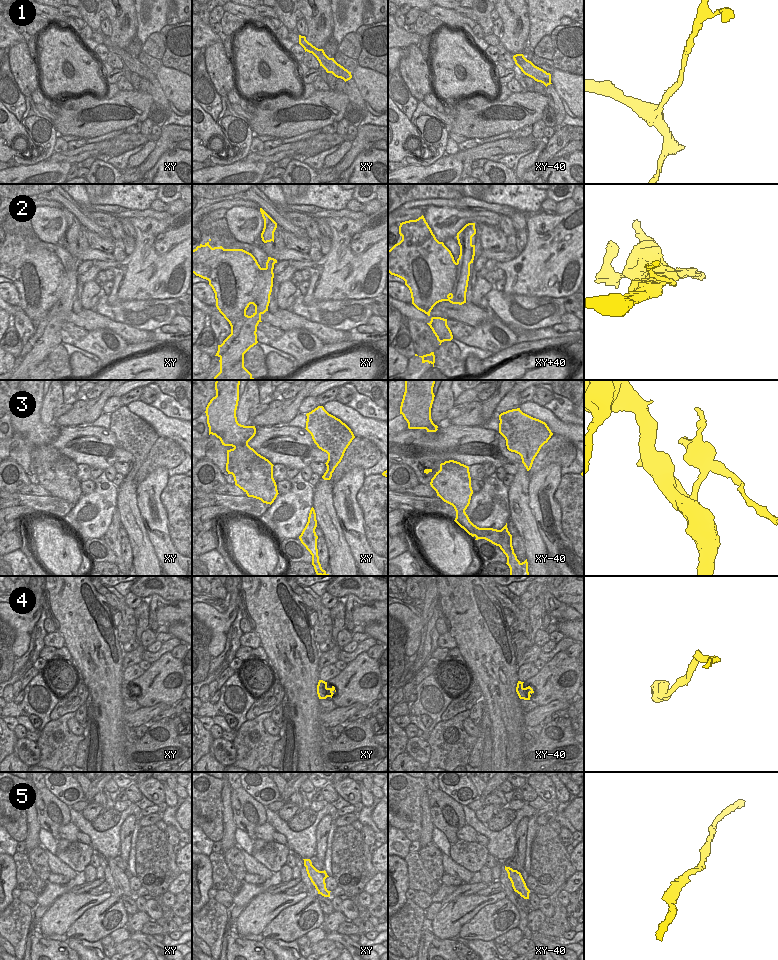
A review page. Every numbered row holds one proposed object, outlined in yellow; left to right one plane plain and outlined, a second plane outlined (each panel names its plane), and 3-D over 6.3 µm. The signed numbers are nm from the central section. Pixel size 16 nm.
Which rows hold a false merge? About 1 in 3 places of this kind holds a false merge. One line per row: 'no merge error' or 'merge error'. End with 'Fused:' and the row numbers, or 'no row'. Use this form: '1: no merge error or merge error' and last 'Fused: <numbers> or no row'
1: no merge error
2: merge error
3: merge error
4: no merge error
5: no merge error
Fused: 2, 3

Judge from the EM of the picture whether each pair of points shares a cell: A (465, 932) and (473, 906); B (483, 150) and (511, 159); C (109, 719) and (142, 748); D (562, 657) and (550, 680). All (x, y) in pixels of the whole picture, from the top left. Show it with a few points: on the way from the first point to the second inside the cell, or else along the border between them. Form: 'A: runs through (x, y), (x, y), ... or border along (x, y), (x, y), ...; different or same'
A: border along (485, 906), (461, 927), (457, 935); different
B: border along (527, 150), (521, 153), (507, 153), (504, 155); different
C: border along (127, 741), (125, 747), (126, 761); different
D: runs through (561, 663), (561, 669), (556, 674); same

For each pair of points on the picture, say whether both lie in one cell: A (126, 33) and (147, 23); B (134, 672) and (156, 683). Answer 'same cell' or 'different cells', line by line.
A: different cells
B: different cells

